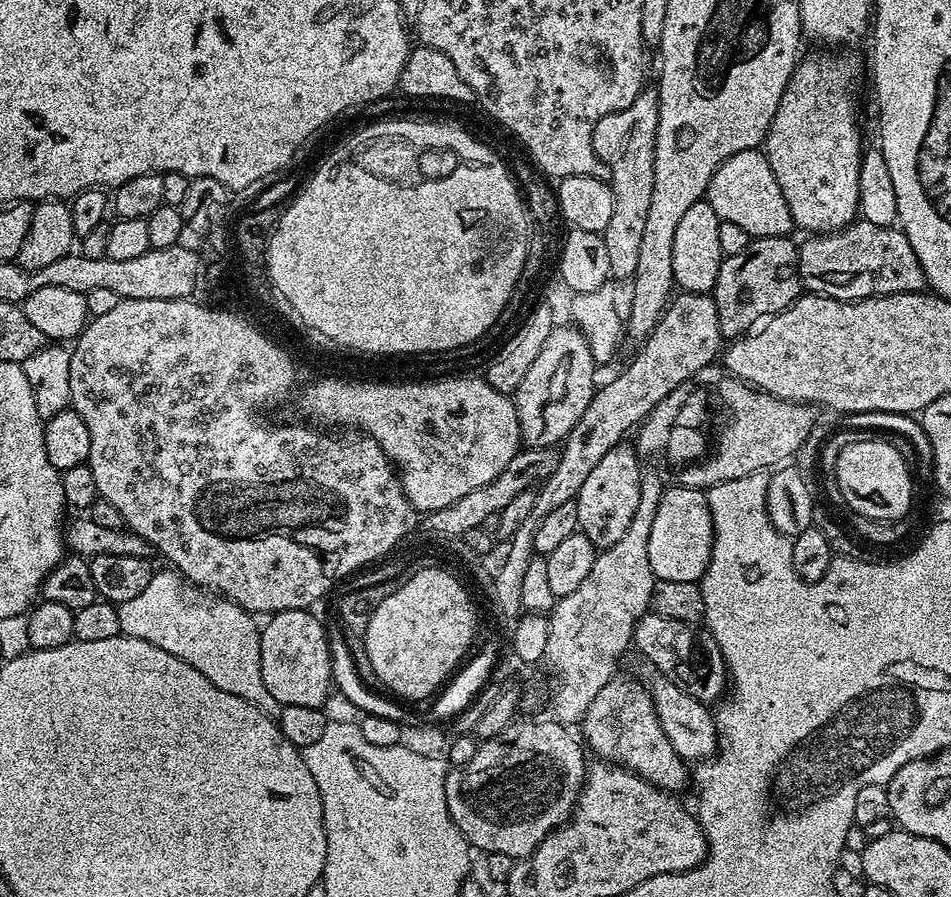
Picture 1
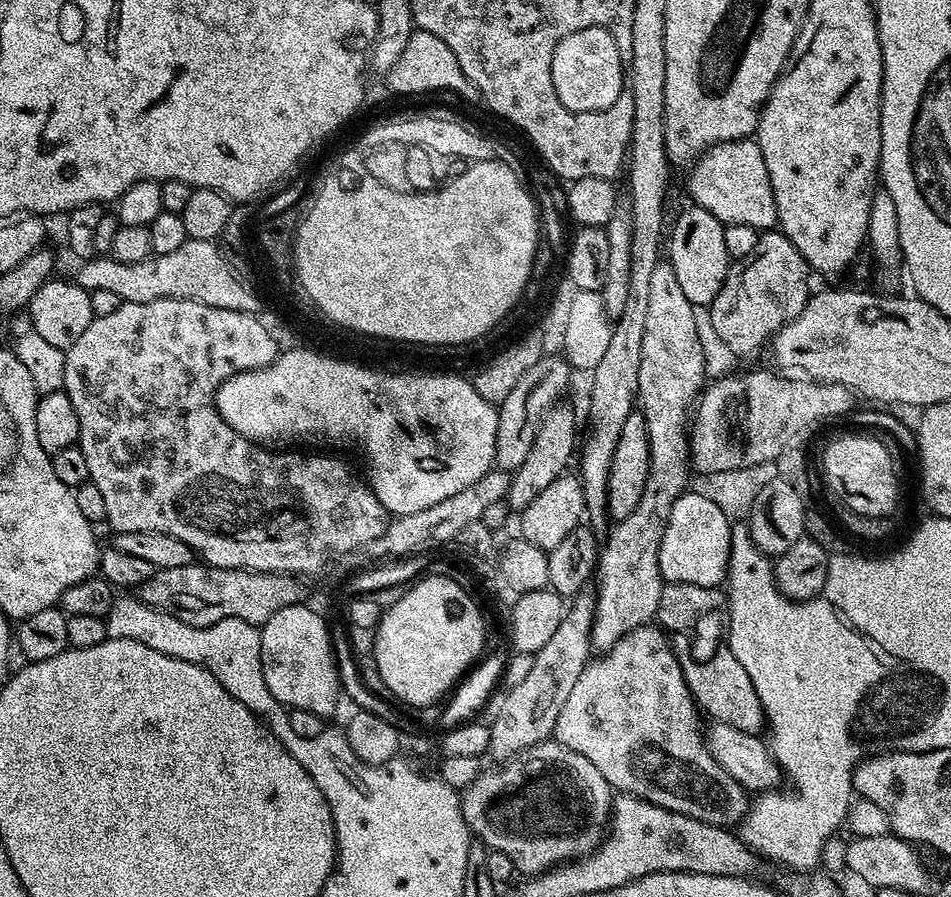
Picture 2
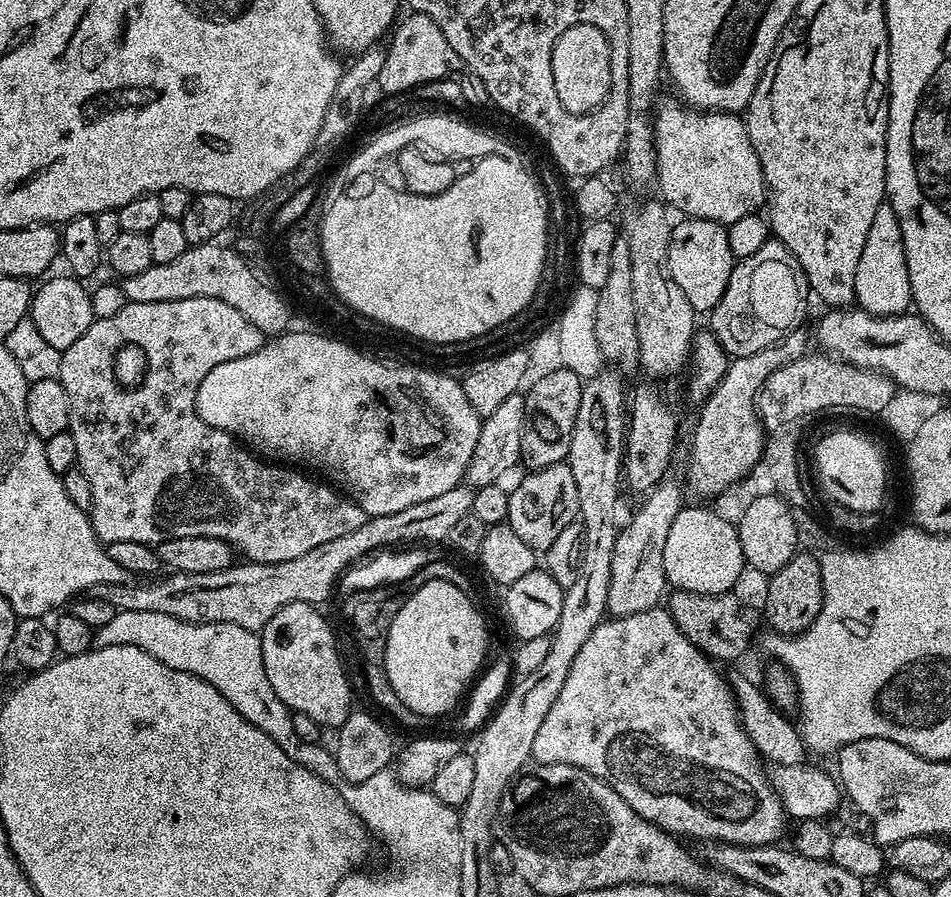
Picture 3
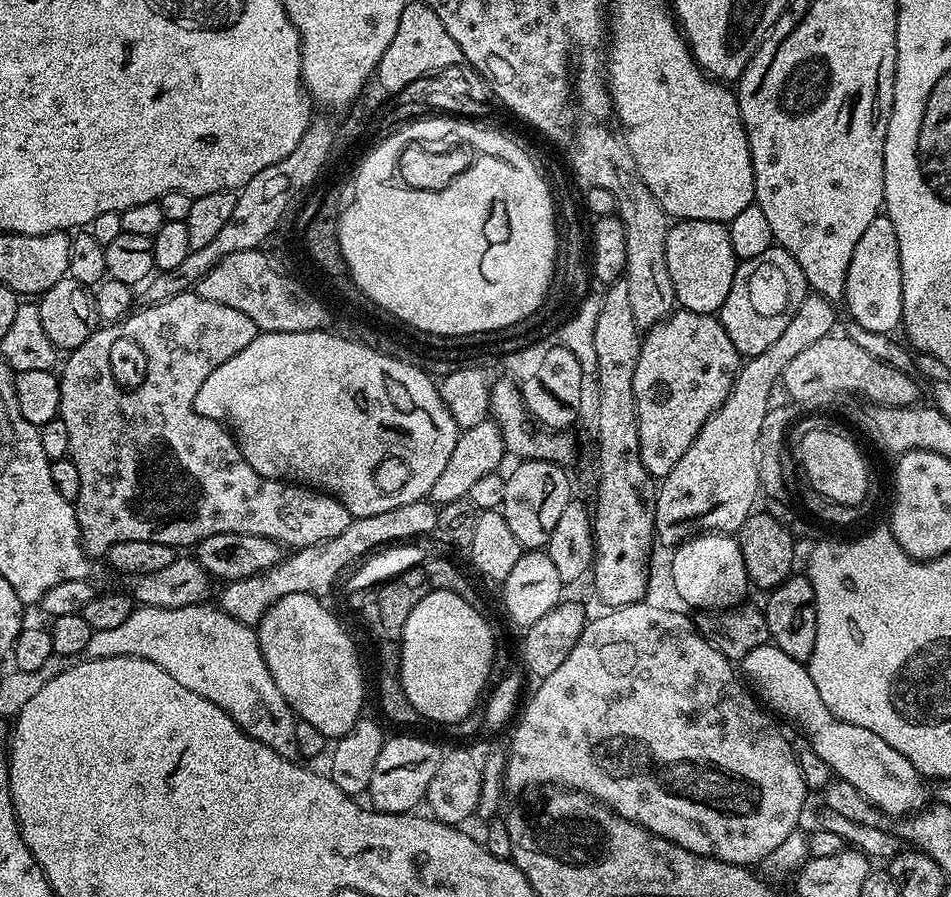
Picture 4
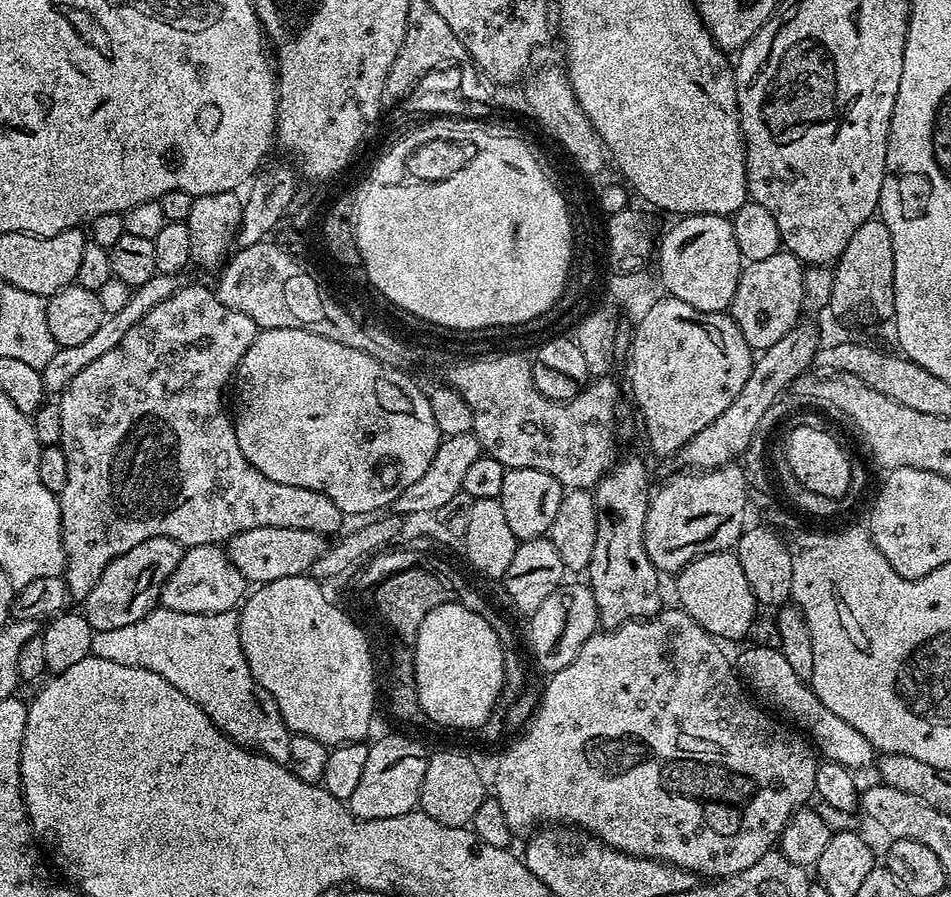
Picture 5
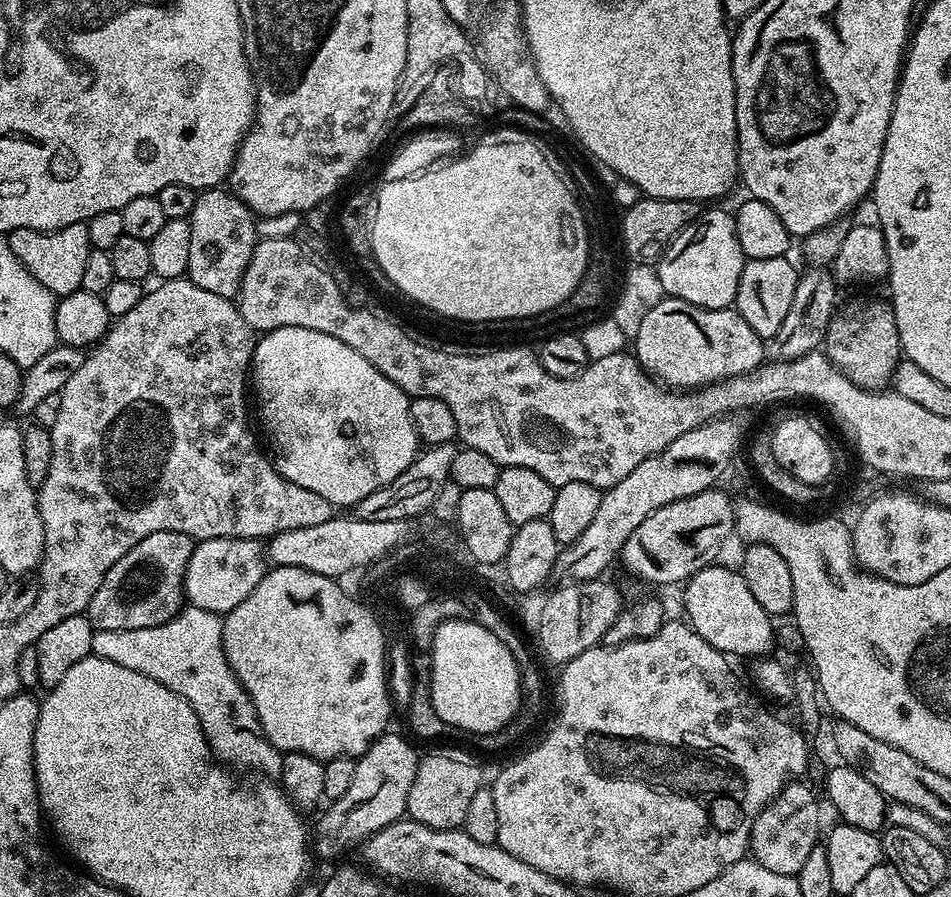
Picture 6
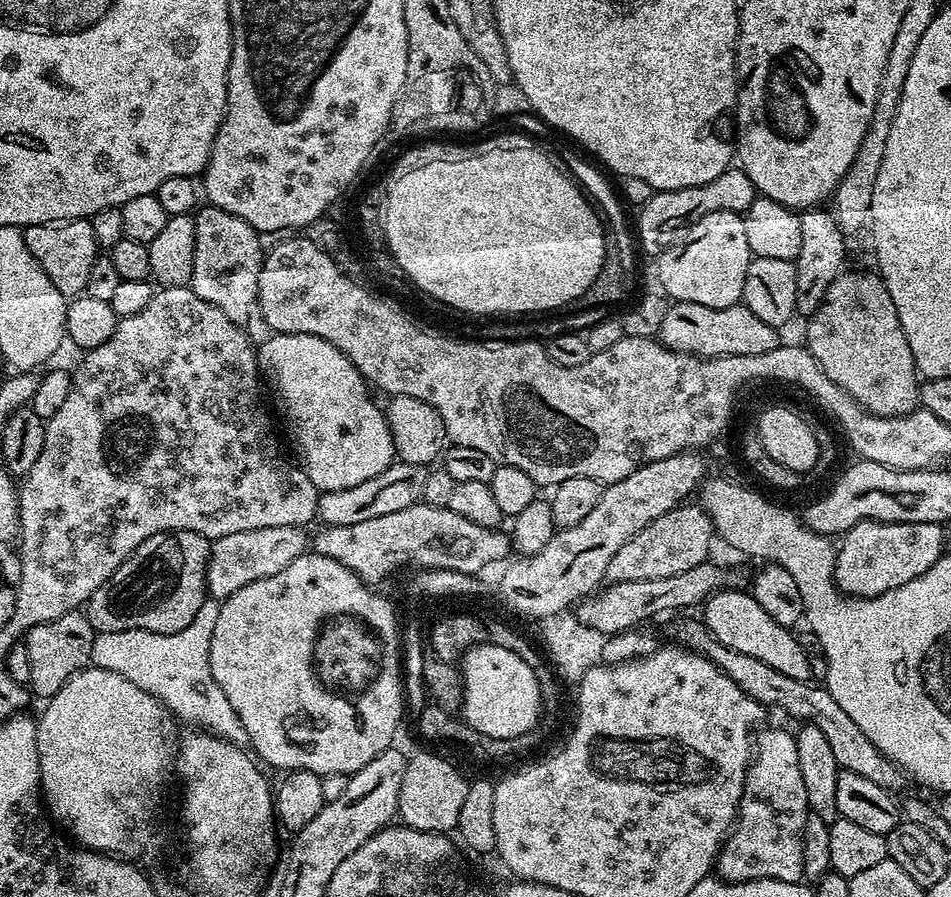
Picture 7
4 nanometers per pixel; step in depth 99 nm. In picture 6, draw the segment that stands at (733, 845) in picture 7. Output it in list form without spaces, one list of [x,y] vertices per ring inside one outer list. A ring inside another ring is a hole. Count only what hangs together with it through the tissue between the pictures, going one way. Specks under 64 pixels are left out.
[[[804,782],[785,784],[784,789],[760,811],[752,827],[751,859],[766,866],[766,870],[774,870],[774,874],[796,877],[806,863],[810,850],[814,850],[822,836],[820,804],[816,801],[815,794],[800,783]]]

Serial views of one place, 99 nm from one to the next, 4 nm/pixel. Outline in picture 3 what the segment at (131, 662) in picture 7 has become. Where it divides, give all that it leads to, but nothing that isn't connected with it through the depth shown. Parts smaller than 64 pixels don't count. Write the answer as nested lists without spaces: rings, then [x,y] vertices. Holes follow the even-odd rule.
[[[126,610],[117,611],[114,618],[106,622],[106,626],[95,629],[94,644],[98,648],[138,646],[138,650],[146,650],[146,654],[158,658],[158,662],[210,682],[210,686],[214,686],[214,690],[218,690],[218,694],[222,694],[222,698],[226,698],[226,702],[230,702],[230,706],[234,706],[234,710],[238,710],[246,722],[258,726],[262,734],[270,734],[270,738],[274,738],[274,742],[278,742],[278,746],[282,746],[285,754],[294,758],[298,766],[329,782],[341,779],[331,747],[324,748],[323,743],[311,744],[298,738],[294,731],[292,709],[284,705],[278,694],[274,694],[274,686],[270,686],[270,678],[266,678],[266,666],[262,662],[262,646],[257,633],[242,630],[242,626],[233,624],[191,624],[188,620],[179,620],[170,614]]]

